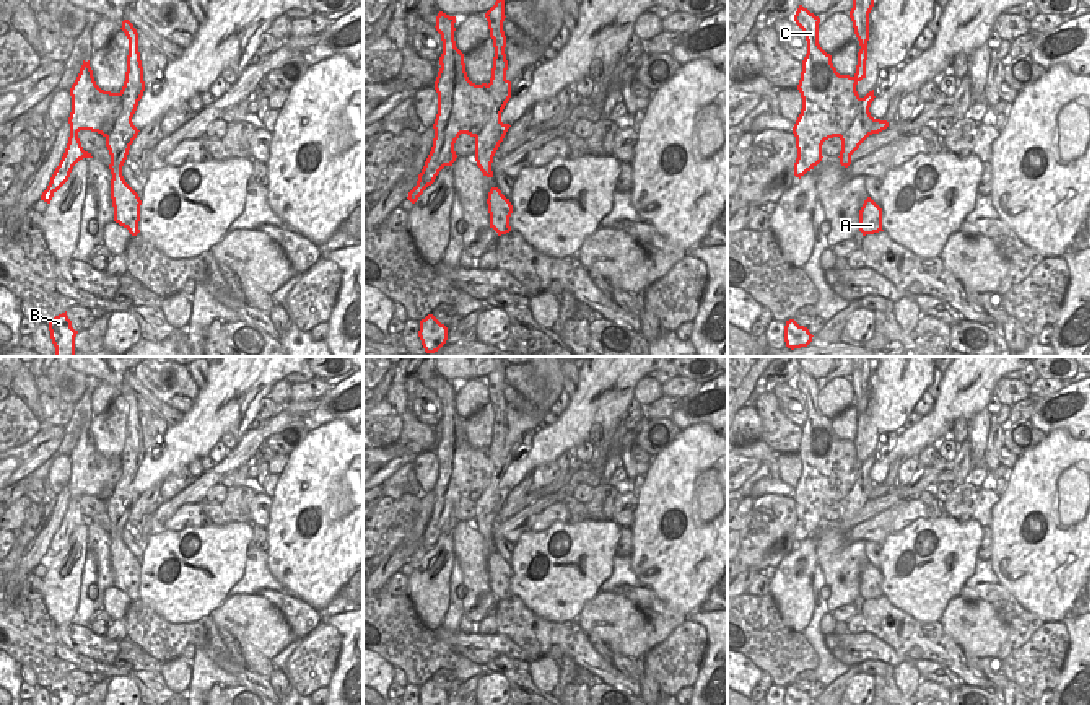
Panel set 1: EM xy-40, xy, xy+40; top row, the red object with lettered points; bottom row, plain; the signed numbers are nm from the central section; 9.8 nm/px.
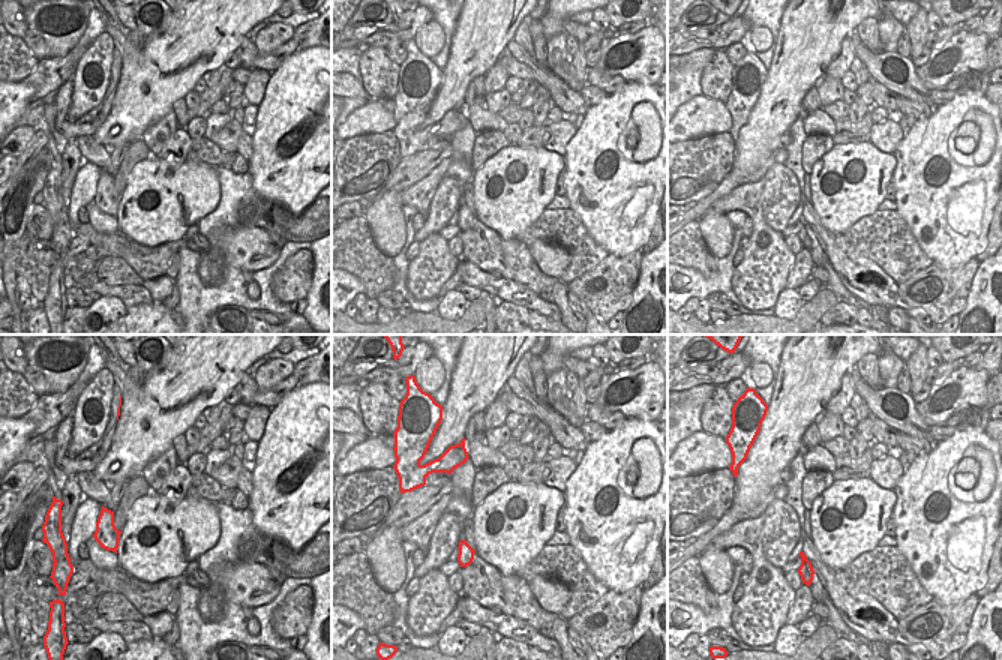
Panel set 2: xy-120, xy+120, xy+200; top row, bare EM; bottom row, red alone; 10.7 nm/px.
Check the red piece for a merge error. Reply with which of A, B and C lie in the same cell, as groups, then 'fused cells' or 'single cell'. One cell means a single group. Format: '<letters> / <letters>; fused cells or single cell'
A / B C; fused cells

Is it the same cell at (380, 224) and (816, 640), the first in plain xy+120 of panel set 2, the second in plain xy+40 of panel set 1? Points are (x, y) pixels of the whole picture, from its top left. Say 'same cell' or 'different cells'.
different cells

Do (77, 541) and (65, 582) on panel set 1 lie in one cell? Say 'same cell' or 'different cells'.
same cell

